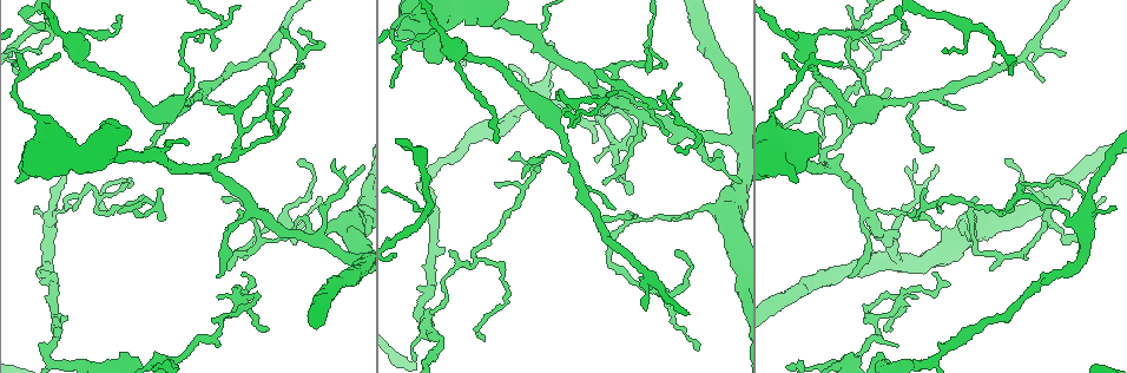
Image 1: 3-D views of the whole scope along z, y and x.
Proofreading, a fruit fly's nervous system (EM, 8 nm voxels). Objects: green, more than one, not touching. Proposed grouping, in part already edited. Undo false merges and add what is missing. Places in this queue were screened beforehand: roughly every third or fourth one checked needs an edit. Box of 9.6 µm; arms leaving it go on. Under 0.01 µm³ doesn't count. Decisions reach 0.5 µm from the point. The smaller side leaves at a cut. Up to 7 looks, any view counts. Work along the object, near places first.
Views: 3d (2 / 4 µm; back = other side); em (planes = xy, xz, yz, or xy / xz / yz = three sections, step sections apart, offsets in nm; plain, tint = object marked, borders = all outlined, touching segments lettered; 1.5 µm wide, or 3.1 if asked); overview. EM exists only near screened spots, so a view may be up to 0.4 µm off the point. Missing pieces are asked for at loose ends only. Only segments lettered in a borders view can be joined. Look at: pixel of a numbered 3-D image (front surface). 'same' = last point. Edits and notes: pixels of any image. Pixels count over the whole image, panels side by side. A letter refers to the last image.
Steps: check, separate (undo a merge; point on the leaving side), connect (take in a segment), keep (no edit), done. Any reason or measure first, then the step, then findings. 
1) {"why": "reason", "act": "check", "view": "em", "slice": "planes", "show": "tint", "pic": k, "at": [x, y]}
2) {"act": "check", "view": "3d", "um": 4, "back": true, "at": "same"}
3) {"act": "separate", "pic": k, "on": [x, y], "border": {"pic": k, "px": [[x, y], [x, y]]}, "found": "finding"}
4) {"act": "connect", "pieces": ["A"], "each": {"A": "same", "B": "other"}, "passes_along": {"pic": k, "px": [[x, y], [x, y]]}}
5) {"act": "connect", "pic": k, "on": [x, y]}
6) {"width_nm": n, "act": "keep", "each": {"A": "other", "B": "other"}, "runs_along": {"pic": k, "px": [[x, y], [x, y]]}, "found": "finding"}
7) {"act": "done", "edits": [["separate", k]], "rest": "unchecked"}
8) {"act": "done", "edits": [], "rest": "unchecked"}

{"why": "an open end", "act": "check", "view": "em", "slice": "xy", "step": 4, "show": "tint", "pic": 1, "at": [17, 73]}

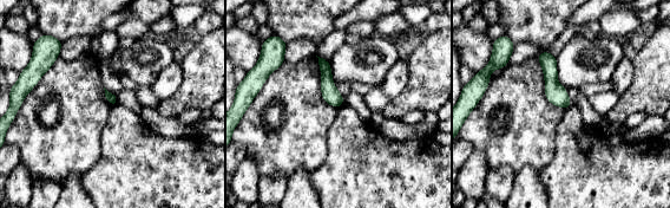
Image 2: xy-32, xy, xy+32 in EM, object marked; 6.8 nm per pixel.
{"act": "check", "view": "em", "slice": "planes", "show": "borders", "at": "same"}

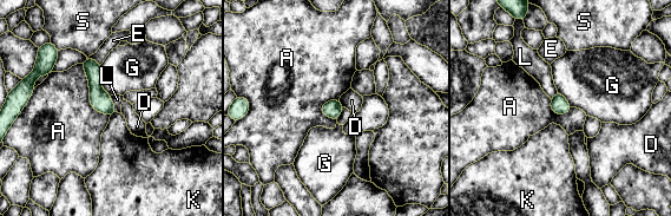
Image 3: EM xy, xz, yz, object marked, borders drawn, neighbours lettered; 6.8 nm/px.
{"width_nm": 120, "act": "keep", "each": {"A": "other", "D": "other", "E": "other", "G": "other", "K": "other", "L": "other", "S": "other"}, "runs_along": {"pic": 3, "px": [[87, 61], [110, 112]]}, "found": "no lettered segment goes on from it"}

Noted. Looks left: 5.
{"why": "branch stops here", "act": "check", "view": "3d", "um": 4, "back": true, "pic": 1, "at": [165, 219]}

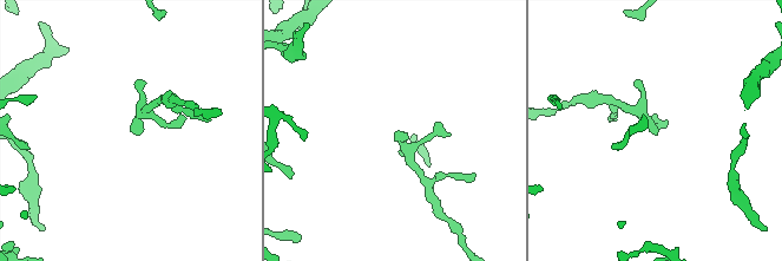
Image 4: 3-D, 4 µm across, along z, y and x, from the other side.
{"why": "shape alone is not enough", "act": "check", "view": "em", "slice": "planes", "show": "borders", "pic": 4, "at": [132, 129]}

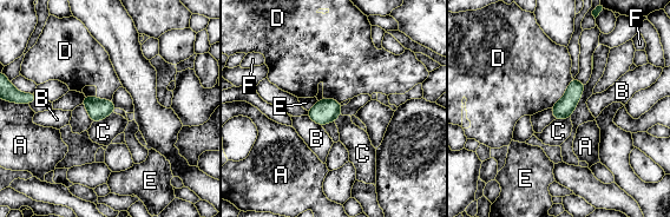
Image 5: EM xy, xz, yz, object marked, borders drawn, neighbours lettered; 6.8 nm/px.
{"width_nm": 130, "longest_contact_nm": ["D", 260], "act": "keep", "each": {"A": "other", "B": "other", "C": "other", "D": "other", "E": "other", "F": "other"}, "found": "no lettered segment goes on from it"}

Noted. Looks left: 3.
{"act": "check", "view": "3d", "um": 4, "pic": 1, "at": [250, 208]}

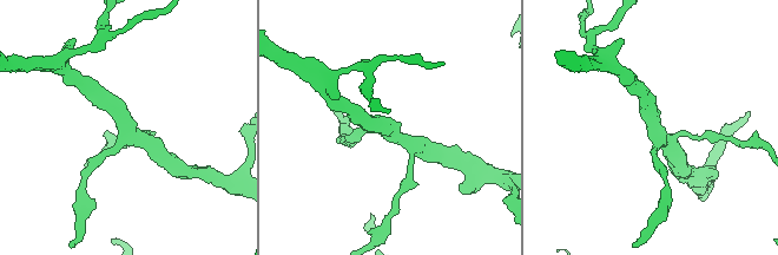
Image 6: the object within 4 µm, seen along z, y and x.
{"arms": 4, "act": "check", "view": "em", "slice": "planes", "show": "borders", "pic": 6, "at": [392, 127]}

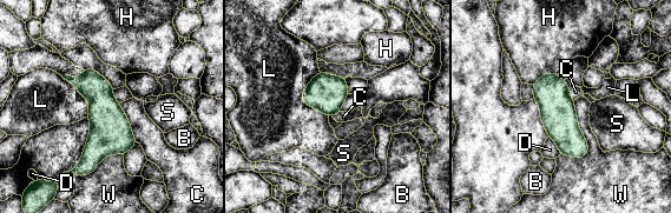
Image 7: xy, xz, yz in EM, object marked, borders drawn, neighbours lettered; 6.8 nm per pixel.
{"act": "keep", "each": {"B": "other", "C": "other", "D": "other", "H": "other", "L": "other", "S": "other", "W": "other"}, "border": {"pic": 7, "px": [[118, 104], [132, 135], [139, 142]]}, "found": "all the same neuron"}

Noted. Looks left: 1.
{"act": "done", "edits": [], "rest": "unchecked"}

